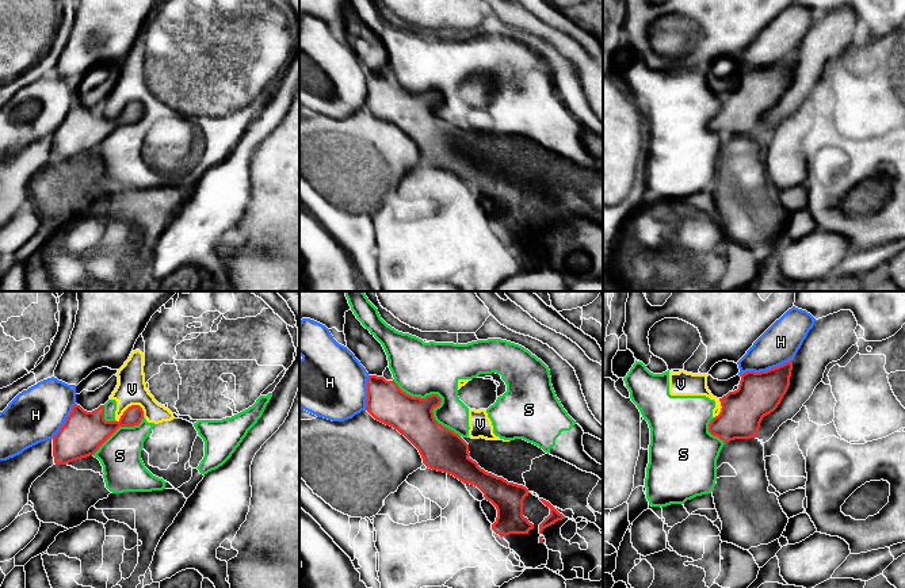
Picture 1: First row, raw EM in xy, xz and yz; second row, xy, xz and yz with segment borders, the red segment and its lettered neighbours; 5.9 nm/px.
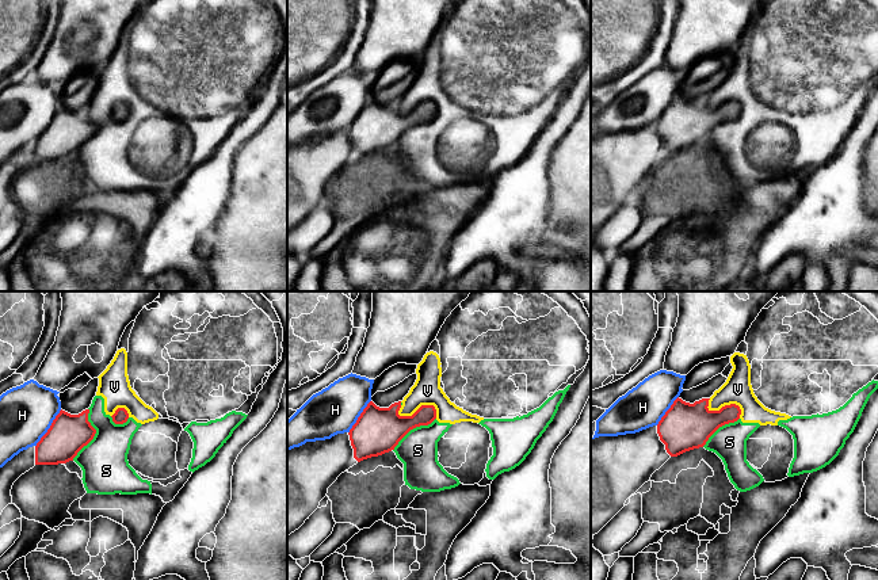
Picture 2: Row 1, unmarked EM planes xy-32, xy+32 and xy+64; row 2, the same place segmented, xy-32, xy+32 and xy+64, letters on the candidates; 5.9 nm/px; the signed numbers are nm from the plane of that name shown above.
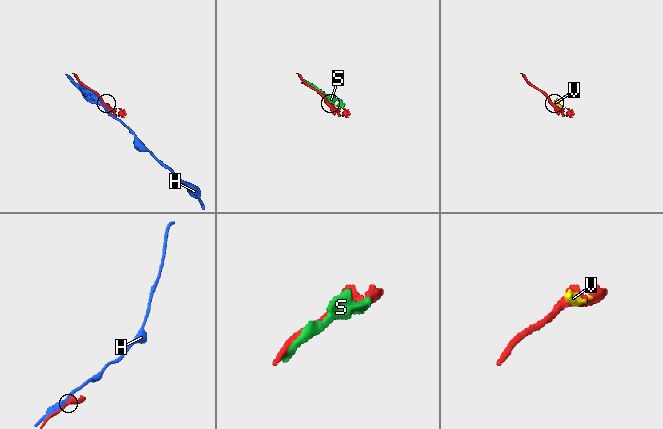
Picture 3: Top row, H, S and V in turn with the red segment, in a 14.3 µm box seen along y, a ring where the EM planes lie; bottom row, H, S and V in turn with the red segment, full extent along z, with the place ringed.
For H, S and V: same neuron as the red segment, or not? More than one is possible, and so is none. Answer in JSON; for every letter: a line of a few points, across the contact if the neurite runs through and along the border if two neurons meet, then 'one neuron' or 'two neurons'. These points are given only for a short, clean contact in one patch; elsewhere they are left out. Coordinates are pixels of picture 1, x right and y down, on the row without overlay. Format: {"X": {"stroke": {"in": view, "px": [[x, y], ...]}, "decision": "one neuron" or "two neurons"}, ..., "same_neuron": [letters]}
{"H": {"decision": "two neurons"}, "S": {"decision": "two neurons"}, "V": {"decision": "two neurons"}, "same_neuron": []}

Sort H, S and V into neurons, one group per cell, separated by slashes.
H / S V

